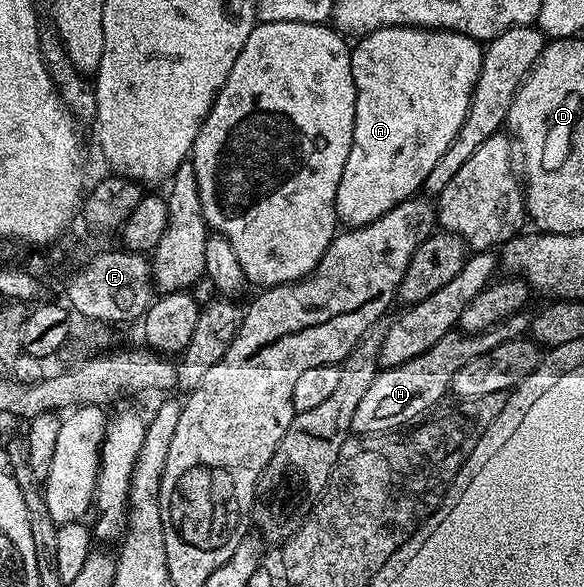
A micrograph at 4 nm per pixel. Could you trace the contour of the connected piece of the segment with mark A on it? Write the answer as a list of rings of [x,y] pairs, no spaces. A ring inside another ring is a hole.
[[[377,28],[374,32],[365,33],[358,45],[353,45],[350,61],[352,62],[352,78],[356,82],[356,118],[354,119],[354,133],[352,134],[352,150],[348,150],[348,162],[344,162],[344,174],[340,174],[340,186],[336,190],[336,214],[339,225],[346,228],[359,228],[365,224],[376,222],[388,210],[392,210],[400,202],[411,199],[417,188],[421,189],[426,183],[432,166],[440,162],[444,150],[452,146],[452,138],[460,130],[464,118],[468,114],[470,99],[474,93],[474,87],[478,81],[478,75],[482,69],[483,45],[471,36],[465,36],[459,32],[448,32],[445,28]]]

